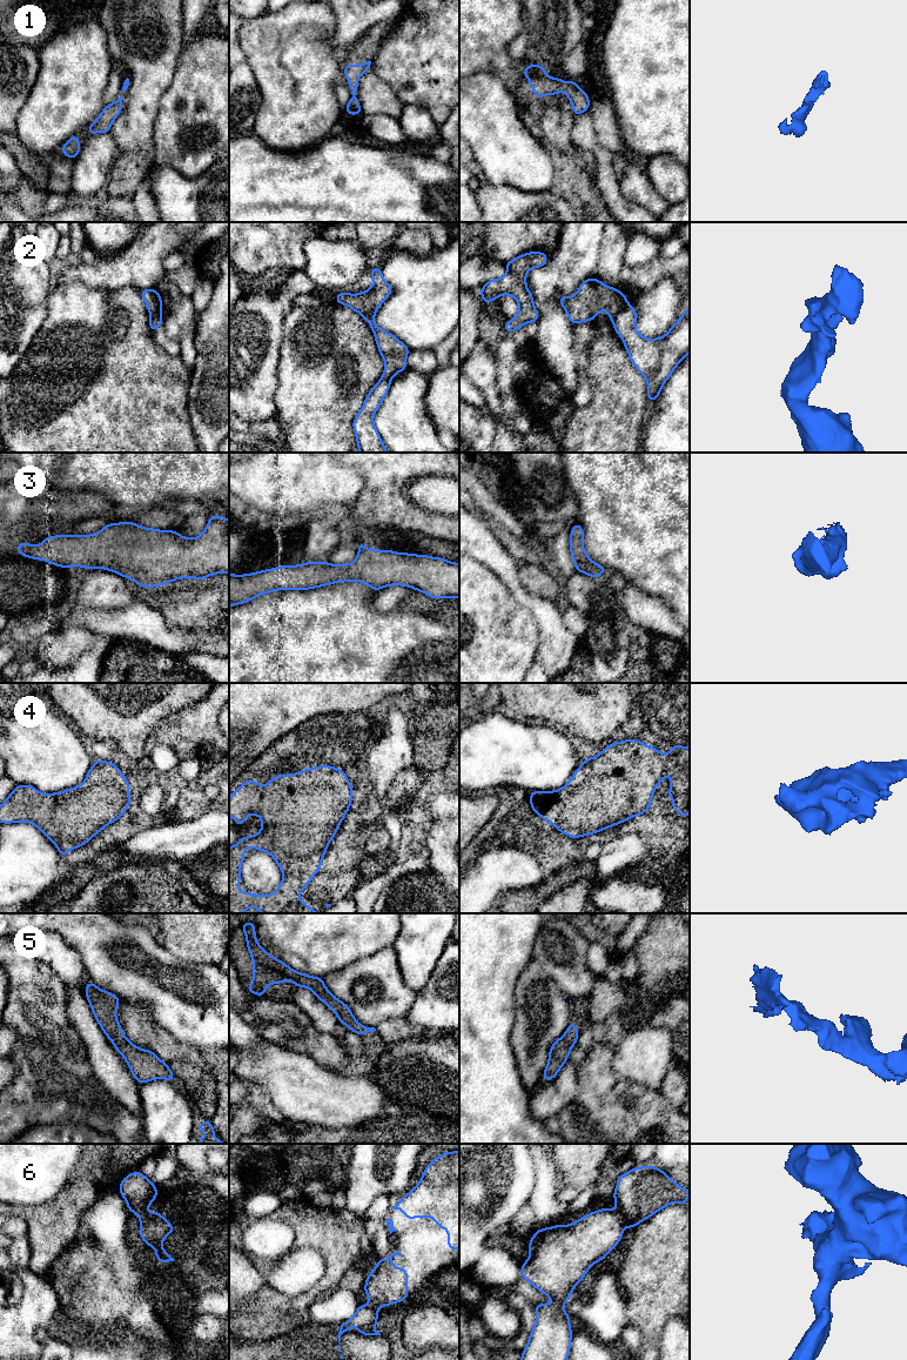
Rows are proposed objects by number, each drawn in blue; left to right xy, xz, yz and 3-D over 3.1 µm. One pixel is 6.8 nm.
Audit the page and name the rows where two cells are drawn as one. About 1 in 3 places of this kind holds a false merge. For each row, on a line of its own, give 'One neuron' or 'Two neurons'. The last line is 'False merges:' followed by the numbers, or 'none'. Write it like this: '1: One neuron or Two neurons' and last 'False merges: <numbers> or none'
1: One neuron
2: One neuron
3: One neuron
4: One neuron
5: One neuron
6: Two neurons
False merges: 6

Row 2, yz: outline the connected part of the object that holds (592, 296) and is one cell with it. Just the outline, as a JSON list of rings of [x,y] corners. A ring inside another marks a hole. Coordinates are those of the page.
[[[596,277],[583,281],[572,297],[563,295],[557,300],[572,324],[592,321],[604,309],[609,311],[609,319],[612,321],[614,331],[623,339],[631,362],[646,378],[647,401],[653,403],[676,367],[690,353],[690,307],[664,336],[645,339],[636,330],[637,310],[627,302],[627,297],[619,289],[604,284]]]

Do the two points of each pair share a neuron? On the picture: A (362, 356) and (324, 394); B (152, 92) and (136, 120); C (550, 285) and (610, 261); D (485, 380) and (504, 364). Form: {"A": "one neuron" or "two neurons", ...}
{"A": "one neuron", "B": "one neuron", "C": "two neurons", "D": "two neurons"}

